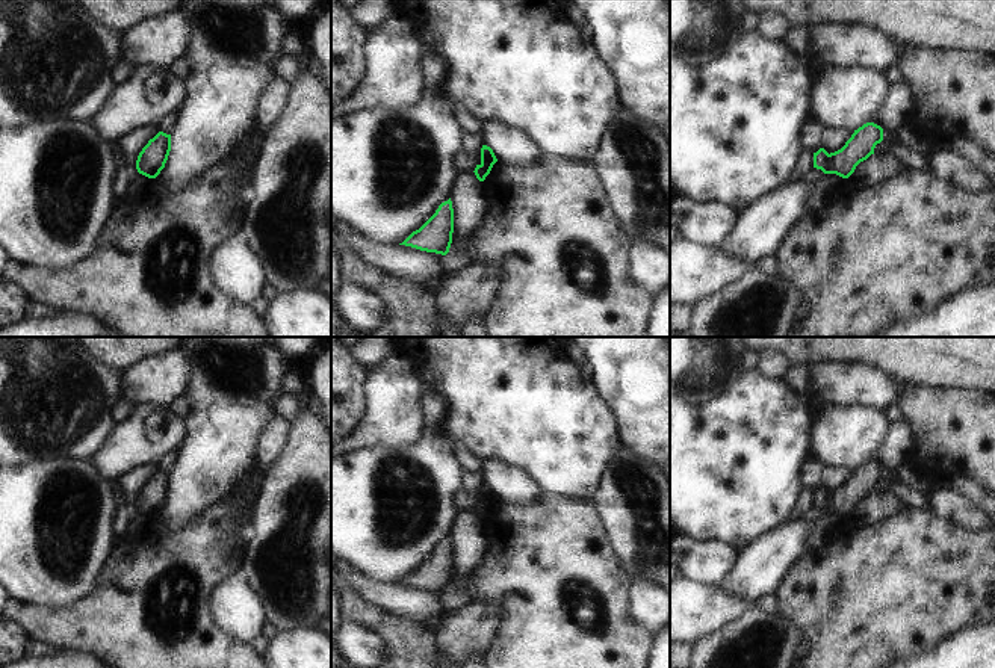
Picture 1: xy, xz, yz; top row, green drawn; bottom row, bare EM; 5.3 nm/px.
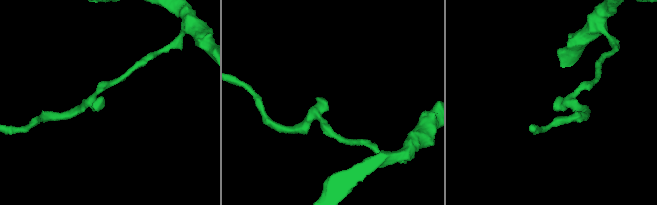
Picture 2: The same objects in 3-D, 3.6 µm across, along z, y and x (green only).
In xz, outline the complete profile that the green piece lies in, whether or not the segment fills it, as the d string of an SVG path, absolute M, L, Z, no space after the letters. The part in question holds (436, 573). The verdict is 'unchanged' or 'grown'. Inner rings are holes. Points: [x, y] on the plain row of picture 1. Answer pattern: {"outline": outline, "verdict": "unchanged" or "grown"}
{"outline": "M451 537L439 544L436 552L402 582L426 591L446 594L452 582L454 547Z", "verdict": "unchanged"}

